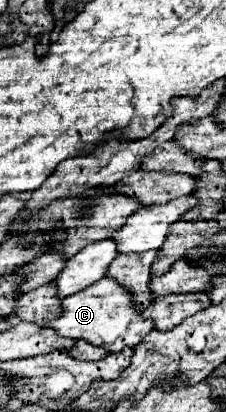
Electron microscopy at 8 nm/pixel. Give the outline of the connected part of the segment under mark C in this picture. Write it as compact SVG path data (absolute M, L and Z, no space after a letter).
M103 278L87 286L87 290L63 298L63 314L47 326L57 330L61 336L85 338L87 342L93 342L107 352L121 352L125 346L135 346L137 342L141 342L155 328L155 322L151 318L141 316L141 310L137 308L133 298L135 296L129 288L119 286L113 278Z

